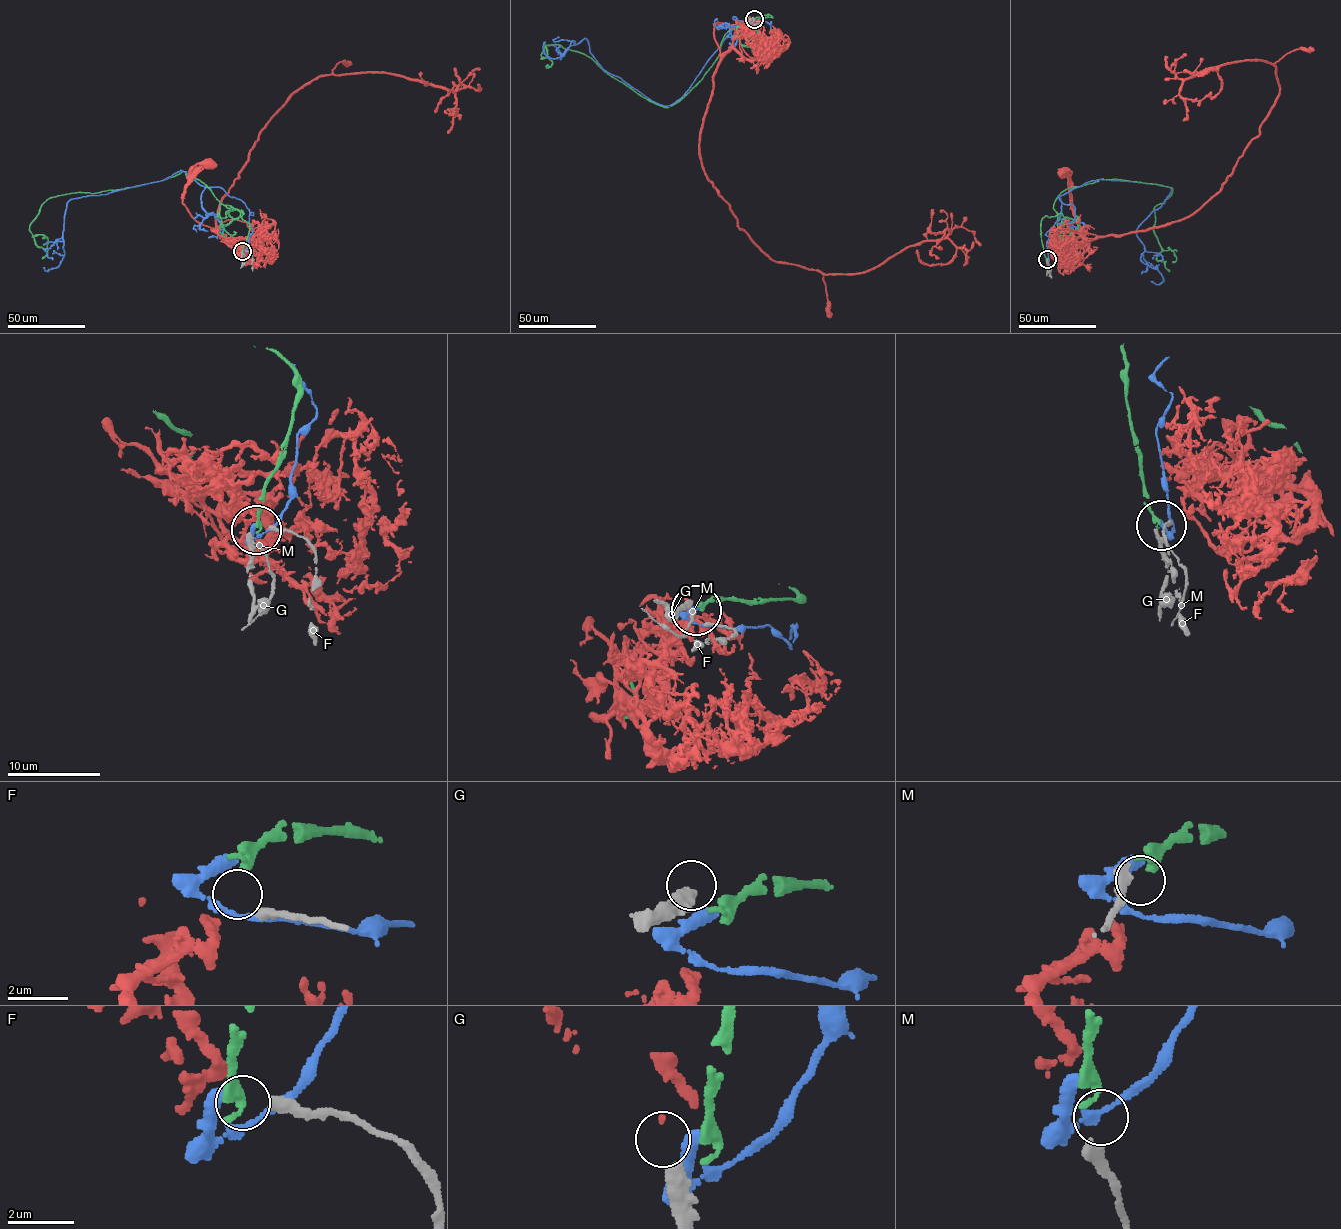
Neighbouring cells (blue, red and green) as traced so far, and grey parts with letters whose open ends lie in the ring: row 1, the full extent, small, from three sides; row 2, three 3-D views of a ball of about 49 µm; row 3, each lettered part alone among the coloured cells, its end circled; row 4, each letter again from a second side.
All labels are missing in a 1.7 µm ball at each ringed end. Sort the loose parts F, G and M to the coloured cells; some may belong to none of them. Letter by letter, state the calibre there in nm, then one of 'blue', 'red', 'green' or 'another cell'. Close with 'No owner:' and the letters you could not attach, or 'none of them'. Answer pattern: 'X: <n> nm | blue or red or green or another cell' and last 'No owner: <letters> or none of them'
F: 320 nm | another cell
G: 400 nm | another cell
M: 320 nm | green
No owner: F, G

